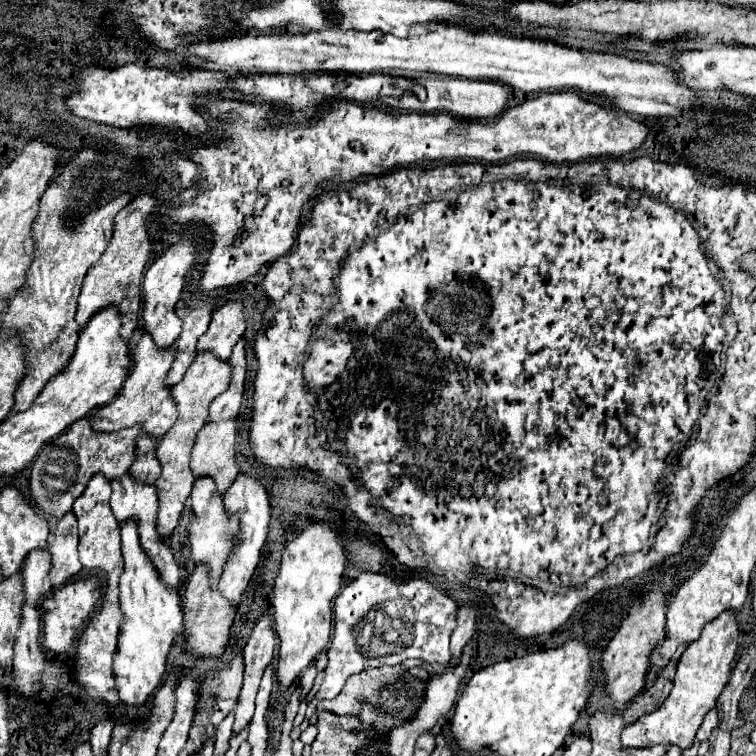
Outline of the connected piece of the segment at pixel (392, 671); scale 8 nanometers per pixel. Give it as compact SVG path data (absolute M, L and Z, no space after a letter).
M403 664L379 666L379 668L365 668L357 676L351 676L345 688L341 690L341 694L333 700L323 700L321 706L339 716L343 714L359 716L361 724L355 728L355 732L367 730L367 732L373 732L373 736L377 738L385 738L393 728L397 728L397 724L401 724L401 720L409 720L409 716L417 712L417 708L421 706L423 694L425 694L423 680L409 674L409 670L405 670Z

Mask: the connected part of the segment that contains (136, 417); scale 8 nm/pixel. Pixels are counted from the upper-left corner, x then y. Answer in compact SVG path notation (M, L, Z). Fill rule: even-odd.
M143 336L133 350L133 368L131 376L125 378L125 384L121 386L121 392L115 396L113 402L107 406L97 408L87 416L91 420L91 428L97 432L115 432L123 428L141 426L141 432L151 438L161 438L177 420L177 406L169 394L169 388L165 386L165 376L175 360L175 348L159 350L151 336Z

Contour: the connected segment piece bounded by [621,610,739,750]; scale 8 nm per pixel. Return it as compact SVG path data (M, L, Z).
M731 610L723 612L713 622L709 622L701 630L701 636L685 648L677 664L675 686L667 696L667 700L663 702L663 706L657 712L651 712L639 718L635 724L623 730L621 734L623 748L647 748L655 744L673 744L673 746L679 746L681 750L691 748L697 728L701 726L705 714L711 708L715 708L717 698L729 680L731 662L739 646L737 640L739 640L739 628Z

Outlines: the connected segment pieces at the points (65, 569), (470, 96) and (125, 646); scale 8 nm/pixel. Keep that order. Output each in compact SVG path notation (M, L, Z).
M73 512L65 514L57 530L53 532L53 540L49 546L51 554L51 570L49 570L49 580L53 588L59 588L73 578L79 576L81 572L81 562L77 558L77 518Z
M411 76L409 80L423 86L427 90L427 100L419 102L411 92L405 92L401 100L385 100L385 106L395 110L413 110L413 112L449 112L453 116L465 116L465 118L495 118L509 98L505 92L505 86L491 82L491 80L467 80L467 78L441 78L441 76Z
M133 520L121 528L121 550L125 568L119 580L119 598L125 624L121 626L121 640L117 640L117 692L125 706L145 706L155 694L167 672L169 650L179 644L183 632L183 614L179 608L179 592L161 582L155 566L139 546L137 526Z

